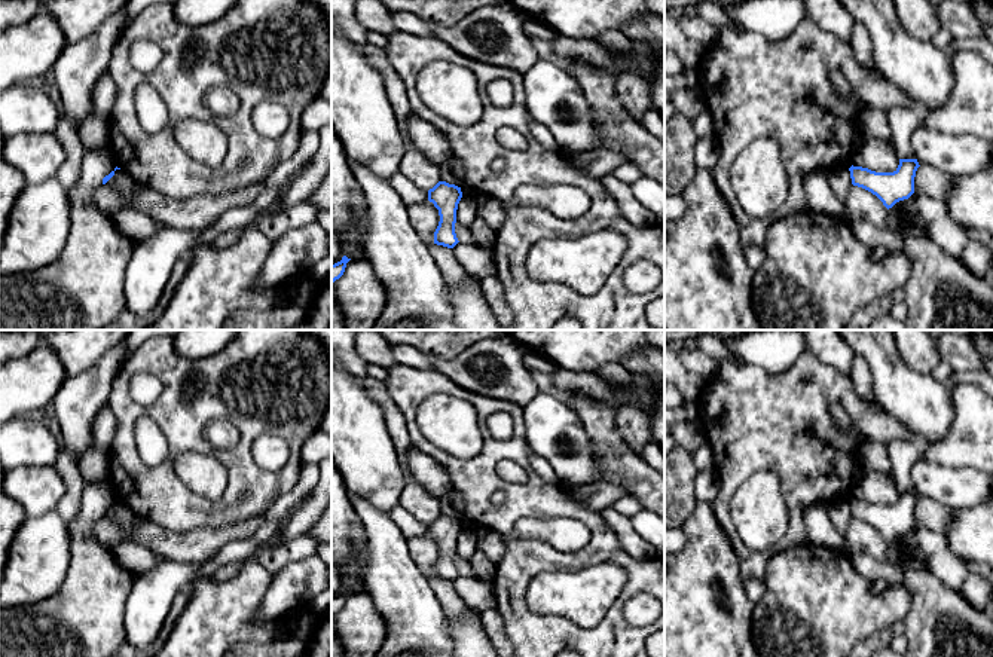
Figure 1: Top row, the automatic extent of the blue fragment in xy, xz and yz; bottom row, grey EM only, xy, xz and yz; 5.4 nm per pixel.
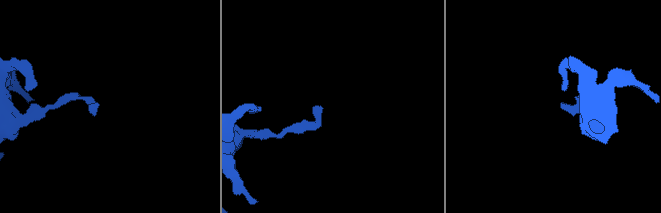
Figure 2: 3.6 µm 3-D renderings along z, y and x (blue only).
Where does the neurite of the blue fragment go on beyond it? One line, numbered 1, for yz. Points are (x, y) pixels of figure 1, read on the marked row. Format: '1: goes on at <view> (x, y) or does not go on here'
1: does not go on here

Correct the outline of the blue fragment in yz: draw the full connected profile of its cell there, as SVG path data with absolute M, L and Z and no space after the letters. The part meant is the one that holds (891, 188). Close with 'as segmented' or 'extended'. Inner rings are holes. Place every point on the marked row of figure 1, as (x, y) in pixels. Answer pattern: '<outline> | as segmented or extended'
M899 159L893 172L876 172L862 166L850 166L852 184L876 195L889 210L914 193L917 159Z | as segmented

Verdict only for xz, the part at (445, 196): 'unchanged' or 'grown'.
unchanged

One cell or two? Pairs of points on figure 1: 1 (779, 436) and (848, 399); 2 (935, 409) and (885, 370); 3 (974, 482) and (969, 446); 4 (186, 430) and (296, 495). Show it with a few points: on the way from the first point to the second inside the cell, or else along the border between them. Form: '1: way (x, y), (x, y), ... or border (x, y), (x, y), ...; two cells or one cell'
1: way (796, 419), (819, 396), (831, 396); one cell
2: way (923, 406), (897, 382); one cell
3: border (938, 463), (947, 467), (974, 467), (977, 470); two cells
4: border (303, 464), (298, 482), (265, 513); two cells

